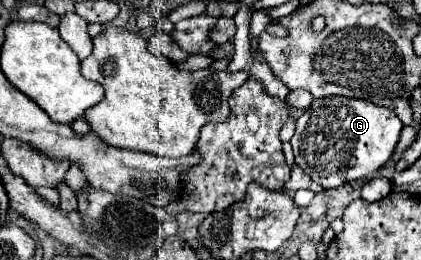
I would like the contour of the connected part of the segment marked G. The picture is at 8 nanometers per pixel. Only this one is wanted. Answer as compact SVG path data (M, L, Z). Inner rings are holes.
M324 97L314 99L308 111L296 121L296 133L290 139L296 165L308 173L324 189L338 189L344 181L372 177L392 155L402 123L380 105L352 97Z

